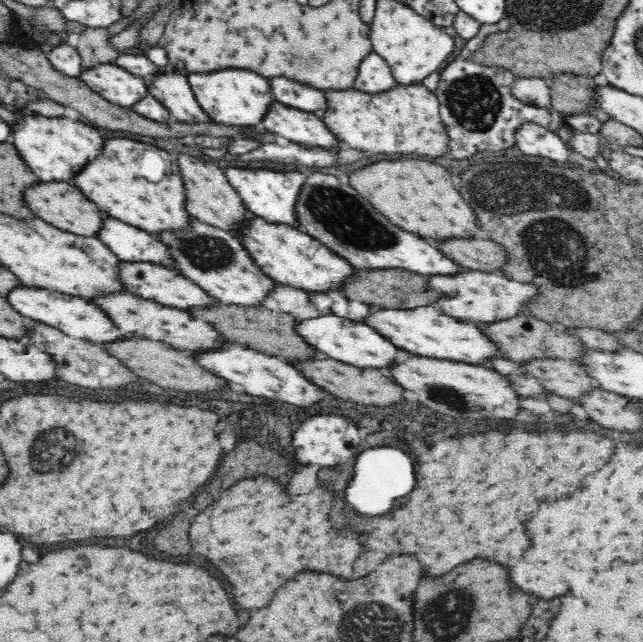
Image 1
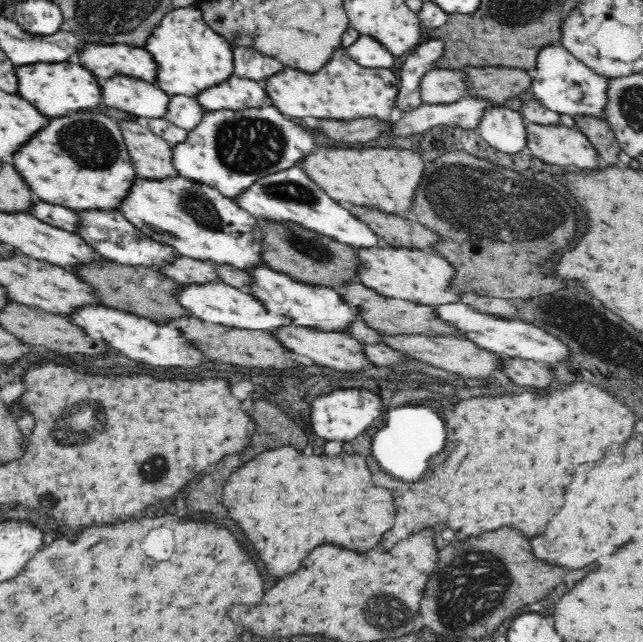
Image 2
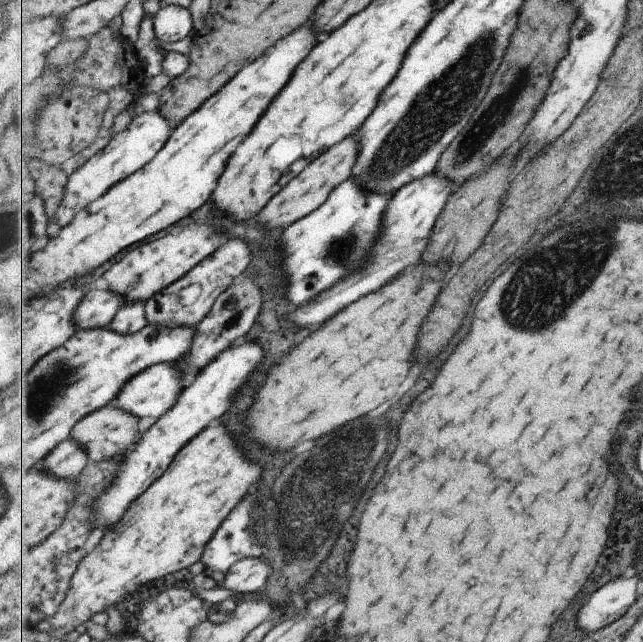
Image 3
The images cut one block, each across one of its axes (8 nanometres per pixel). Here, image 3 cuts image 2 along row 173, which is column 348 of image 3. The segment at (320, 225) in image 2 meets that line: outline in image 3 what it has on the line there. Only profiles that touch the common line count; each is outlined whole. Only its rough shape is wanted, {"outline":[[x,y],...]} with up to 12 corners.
{"outline":[[433,174],[398,190],[361,270],[291,320],[317,330],[421,262],[455,189]]}

